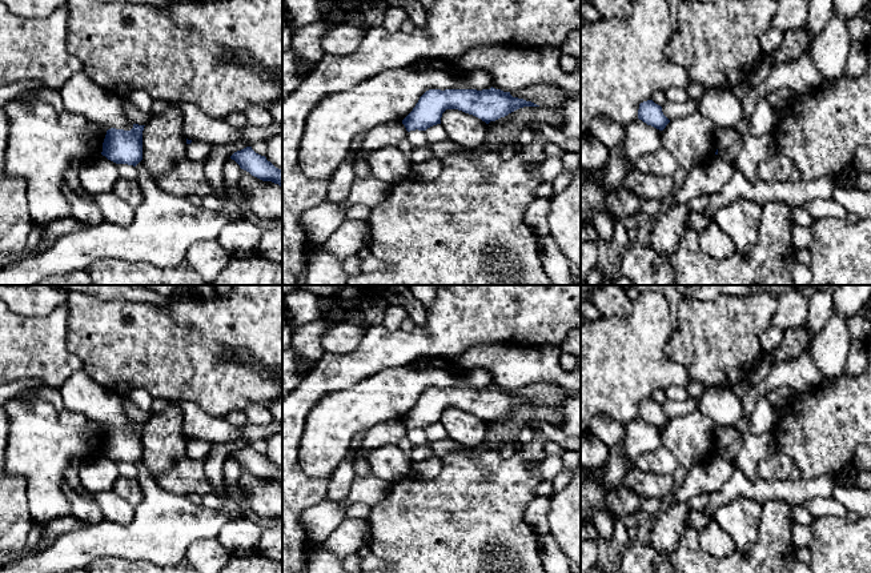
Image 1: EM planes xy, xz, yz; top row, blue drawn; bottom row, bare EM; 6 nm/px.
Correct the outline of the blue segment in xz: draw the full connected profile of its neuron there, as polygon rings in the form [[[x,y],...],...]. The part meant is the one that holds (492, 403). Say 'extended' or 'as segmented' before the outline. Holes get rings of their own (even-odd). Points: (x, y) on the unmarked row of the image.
as segmented; [[[429,388],[402,418],[406,429],[426,429],[441,422],[446,408],[458,408],[473,413],[486,422],[495,420],[523,405],[539,405],[531,400],[513,396],[501,388]]]

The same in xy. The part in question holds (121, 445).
as segmented; [[[133,422],[131,429],[108,428],[101,453],[116,462],[136,465],[143,458],[144,425],[145,424]]]

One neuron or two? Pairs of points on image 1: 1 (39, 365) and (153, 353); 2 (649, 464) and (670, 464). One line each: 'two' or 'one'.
1: two
2: one

